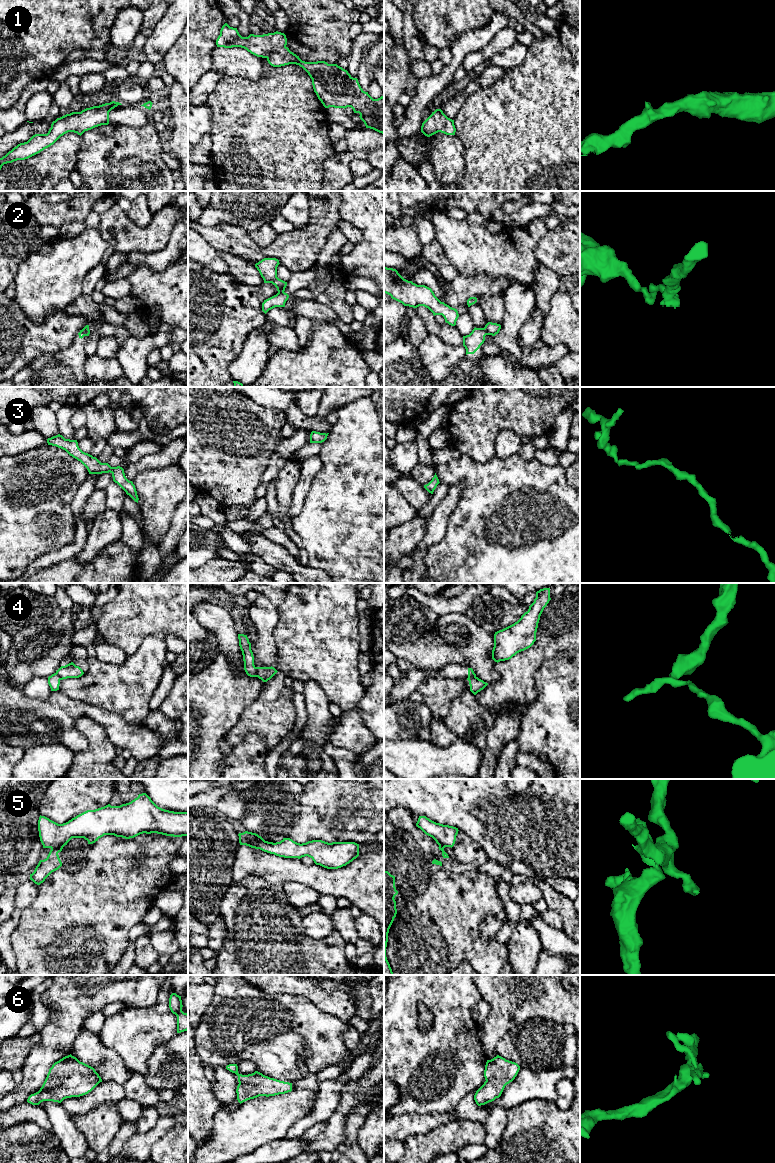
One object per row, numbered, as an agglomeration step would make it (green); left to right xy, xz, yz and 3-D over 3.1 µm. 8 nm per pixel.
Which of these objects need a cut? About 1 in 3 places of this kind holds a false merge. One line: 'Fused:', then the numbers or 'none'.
Fused: 2, 4, 5

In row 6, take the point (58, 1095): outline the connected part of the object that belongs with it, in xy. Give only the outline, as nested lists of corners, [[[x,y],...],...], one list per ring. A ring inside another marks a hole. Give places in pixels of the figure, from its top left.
[[[70,1054],[52,1065],[40,1090],[31,1094],[27,1102],[32,1105],[43,1101],[61,1103],[66,1098],[88,1094],[100,1082],[102,1079],[93,1067]]]

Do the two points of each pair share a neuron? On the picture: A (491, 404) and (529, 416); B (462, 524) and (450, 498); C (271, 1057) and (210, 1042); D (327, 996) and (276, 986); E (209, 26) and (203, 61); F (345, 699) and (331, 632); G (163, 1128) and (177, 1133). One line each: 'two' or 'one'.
A: one
B: two
C: one
D: one
E: one
F: one
G: two

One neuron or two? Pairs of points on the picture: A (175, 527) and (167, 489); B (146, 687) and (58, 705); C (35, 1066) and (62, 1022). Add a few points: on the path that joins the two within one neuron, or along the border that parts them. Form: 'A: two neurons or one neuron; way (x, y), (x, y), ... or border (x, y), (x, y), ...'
A: two neurons; border (177, 506), (169, 529), (162, 537)
B: two neurons; border (59, 690), (73, 699), (78, 699), (102, 709)
C: one neuron; way (44, 1055), (54, 1045), (59, 1033)

